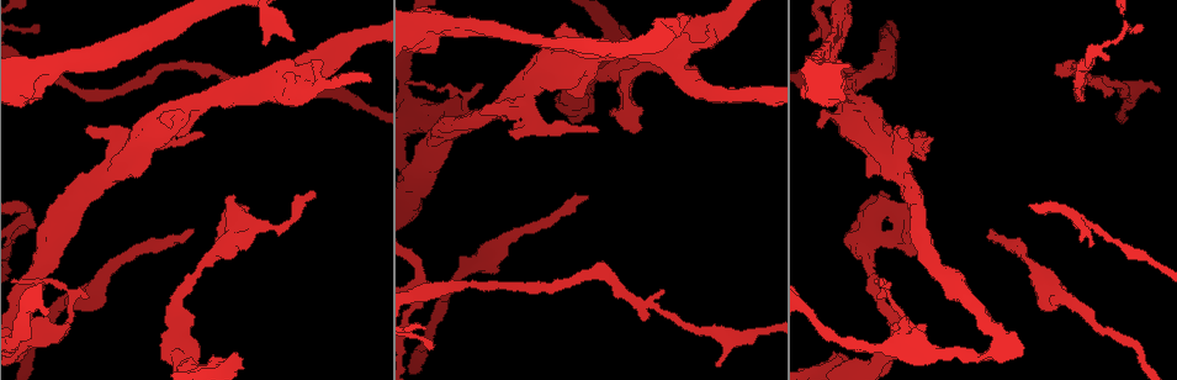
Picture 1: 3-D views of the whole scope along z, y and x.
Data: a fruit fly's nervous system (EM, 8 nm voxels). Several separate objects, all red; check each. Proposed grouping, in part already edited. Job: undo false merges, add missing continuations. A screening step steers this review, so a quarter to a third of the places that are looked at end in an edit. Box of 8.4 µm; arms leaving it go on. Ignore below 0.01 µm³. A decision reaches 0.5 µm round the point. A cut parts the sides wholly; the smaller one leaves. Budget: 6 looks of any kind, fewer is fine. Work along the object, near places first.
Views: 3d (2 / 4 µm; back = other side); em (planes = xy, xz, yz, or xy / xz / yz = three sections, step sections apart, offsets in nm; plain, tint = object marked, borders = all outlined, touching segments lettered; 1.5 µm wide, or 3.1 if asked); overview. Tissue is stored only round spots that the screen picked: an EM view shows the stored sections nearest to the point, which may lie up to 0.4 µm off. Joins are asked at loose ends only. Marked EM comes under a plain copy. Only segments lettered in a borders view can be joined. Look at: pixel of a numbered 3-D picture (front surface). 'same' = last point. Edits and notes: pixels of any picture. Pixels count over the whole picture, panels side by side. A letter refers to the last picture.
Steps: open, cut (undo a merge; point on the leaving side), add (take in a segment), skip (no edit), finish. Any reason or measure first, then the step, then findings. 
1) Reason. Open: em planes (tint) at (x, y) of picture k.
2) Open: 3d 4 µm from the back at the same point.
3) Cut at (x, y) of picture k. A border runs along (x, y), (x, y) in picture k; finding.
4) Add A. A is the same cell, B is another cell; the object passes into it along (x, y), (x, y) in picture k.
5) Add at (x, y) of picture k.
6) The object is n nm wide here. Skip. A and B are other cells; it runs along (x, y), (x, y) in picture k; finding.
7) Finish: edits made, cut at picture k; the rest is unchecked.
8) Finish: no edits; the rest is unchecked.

Branch stops here. Open: em planes (tint) at (844, 357) of picture 1.

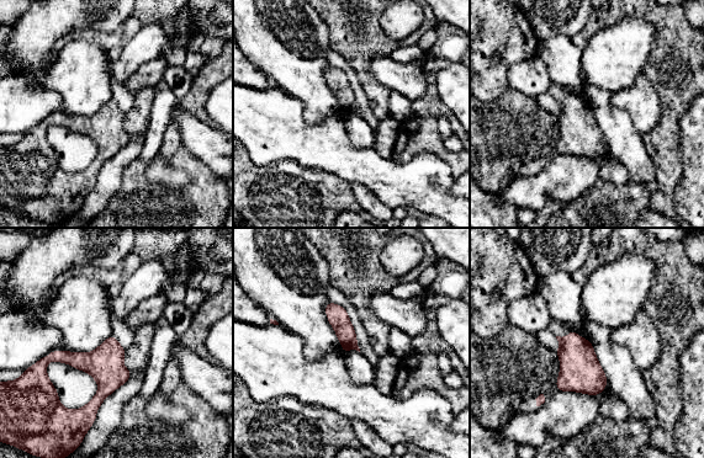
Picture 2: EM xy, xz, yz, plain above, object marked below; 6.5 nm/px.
What lies round it. Open: em planes (borders) at the same point.

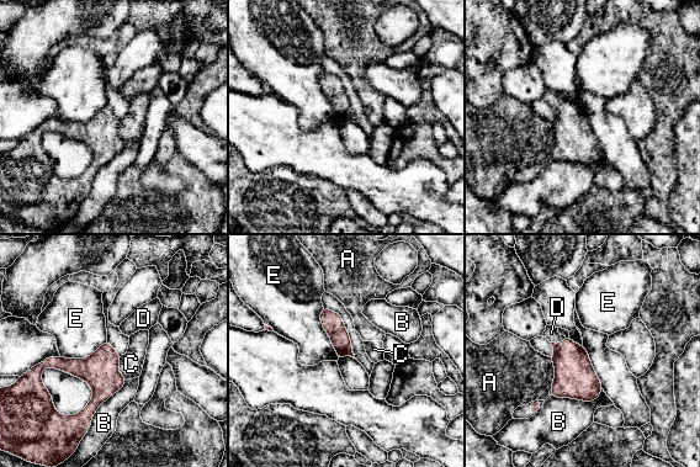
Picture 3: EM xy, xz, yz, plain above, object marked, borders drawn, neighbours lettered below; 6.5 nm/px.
Add D. D is the same cell, A, B, C and E are other cells; the object passes into it along (574, 377), (558, 344), (551, 333) in picture 3; the neuron continues.

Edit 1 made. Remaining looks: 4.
Tapers out. Open: 3d 2 µm at (311, 197) of picture 1.

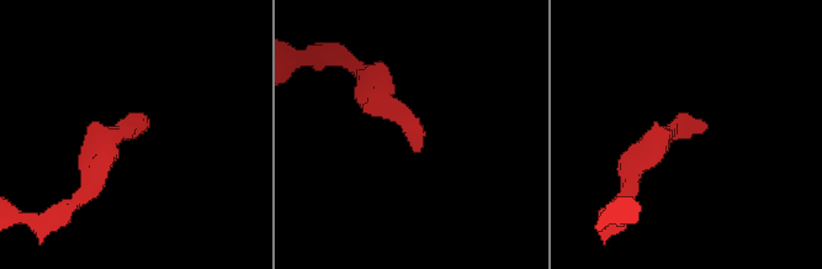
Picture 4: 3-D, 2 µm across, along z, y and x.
Need the tissue. Open: em xy step 4 (tint) at (140, 131) of picture 4.

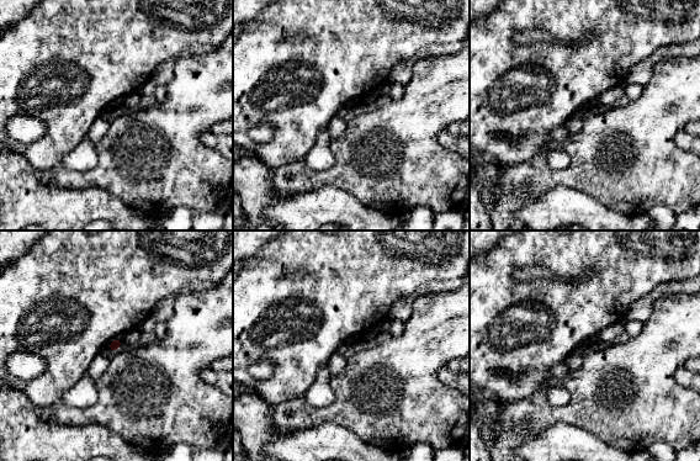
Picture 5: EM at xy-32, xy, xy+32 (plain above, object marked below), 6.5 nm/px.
Open: em planes (borders) at the same point.

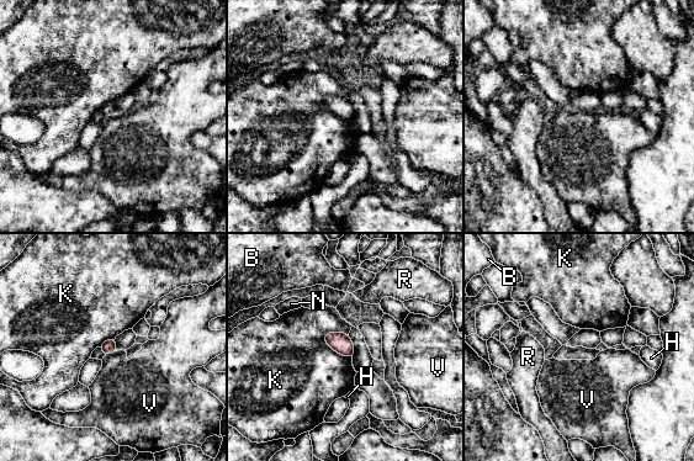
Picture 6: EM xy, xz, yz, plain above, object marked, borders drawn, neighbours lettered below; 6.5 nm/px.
Skip. B, H, K, N, R and V are other cells; none of them fits.

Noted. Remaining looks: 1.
An open end. Open: em planes (borders) at (569, 88) of picture 1.

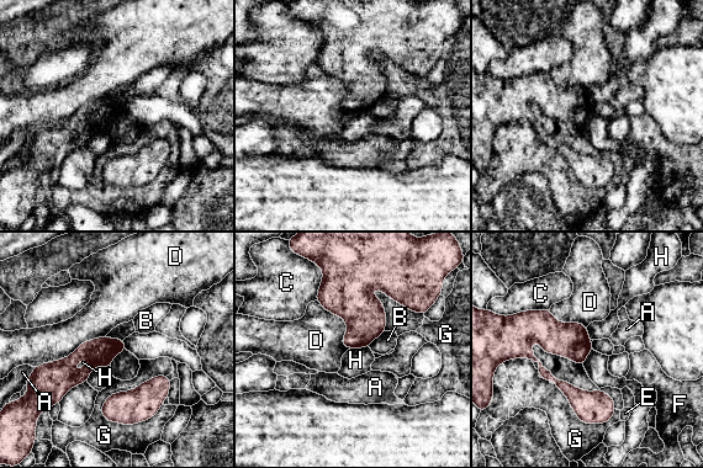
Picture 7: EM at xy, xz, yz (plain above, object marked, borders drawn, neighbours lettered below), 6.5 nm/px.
Skip. A, B, C, D, E, F, G and H are other cells; it runs along (516, 346), (585, 404), (608, 415) in picture 7; none of them fits.

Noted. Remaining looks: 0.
Finish: edits made, add at picture 3; the rest is unchecked.

